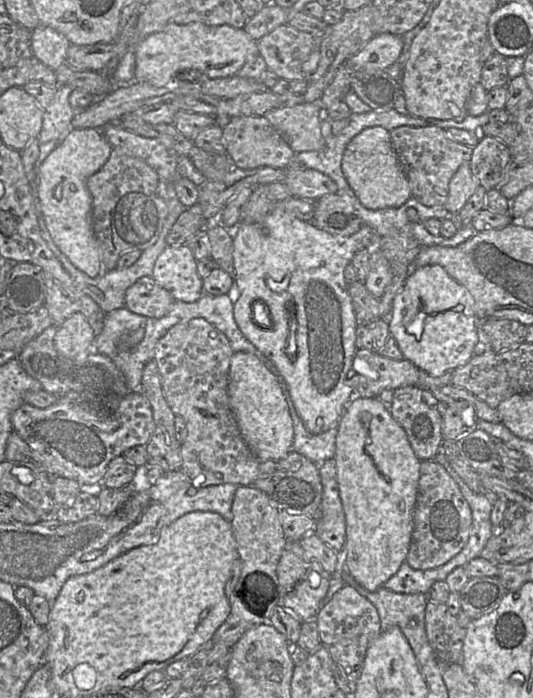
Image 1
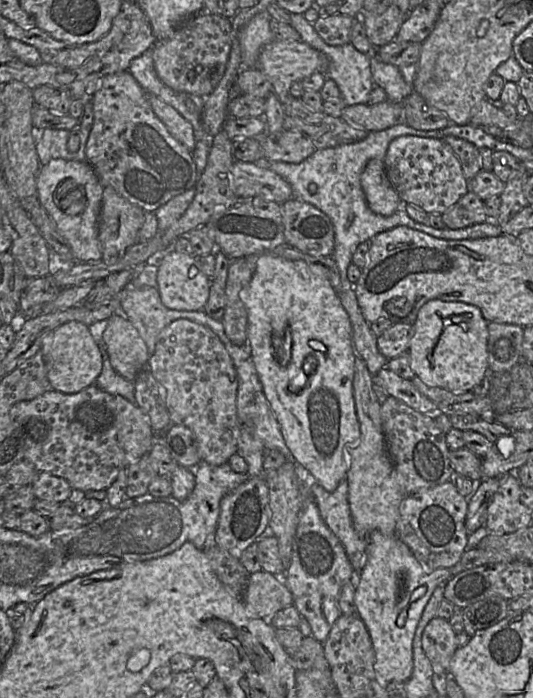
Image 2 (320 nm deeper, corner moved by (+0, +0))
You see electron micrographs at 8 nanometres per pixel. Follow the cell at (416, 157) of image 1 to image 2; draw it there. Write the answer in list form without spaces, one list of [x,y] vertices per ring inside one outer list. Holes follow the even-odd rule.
[[[404,135],[394,139],[384,160],[387,177],[402,202],[421,207],[428,214],[443,214],[469,191],[461,163],[443,139]]]

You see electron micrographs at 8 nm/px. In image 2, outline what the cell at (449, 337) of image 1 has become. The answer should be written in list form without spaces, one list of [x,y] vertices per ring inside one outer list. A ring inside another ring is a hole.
[[[430,299],[418,311],[410,339],[410,366],[428,386],[438,386],[455,394],[472,391],[485,375],[488,367],[488,322],[481,310],[459,301]]]

